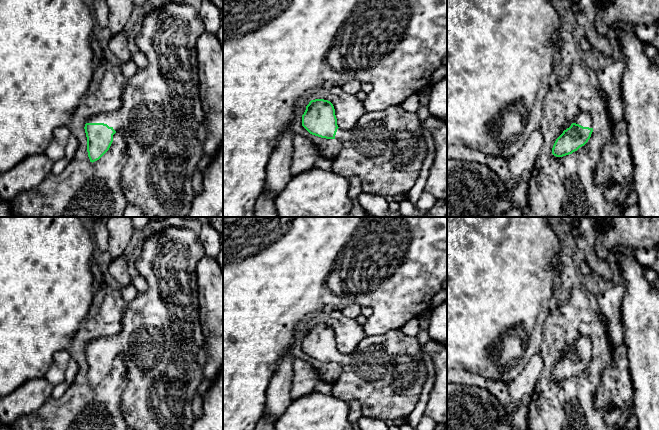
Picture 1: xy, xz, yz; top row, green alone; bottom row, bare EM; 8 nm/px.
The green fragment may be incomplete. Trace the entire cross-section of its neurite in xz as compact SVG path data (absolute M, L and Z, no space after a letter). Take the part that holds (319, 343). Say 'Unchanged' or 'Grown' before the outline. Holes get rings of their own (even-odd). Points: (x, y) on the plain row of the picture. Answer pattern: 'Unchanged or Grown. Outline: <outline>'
Grown. Outline: M315 323L306 330L302 350L312 359L342 366L343 373L333 383L331 395L345 402L358 400L362 416L388 423L407 418L414 411L427 380L427 367L418 339L406 336L401 329L366 336L353 353L342 354L337 349L333 328Z

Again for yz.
Grown. Outline: M581 336L569 352L556 363L552 378L556 381L563 381L577 375L584 370L593 356L593 346L591 339Z

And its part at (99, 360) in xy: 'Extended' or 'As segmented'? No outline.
Extended

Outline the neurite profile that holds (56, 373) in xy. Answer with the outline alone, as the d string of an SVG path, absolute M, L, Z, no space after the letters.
M68 350L56 353L44 378L53 386L64 382L66 368L70 359L71 355Z

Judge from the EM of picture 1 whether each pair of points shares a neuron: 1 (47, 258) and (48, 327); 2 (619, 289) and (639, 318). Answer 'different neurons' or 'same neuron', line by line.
1: same neuron
2: different neurons

